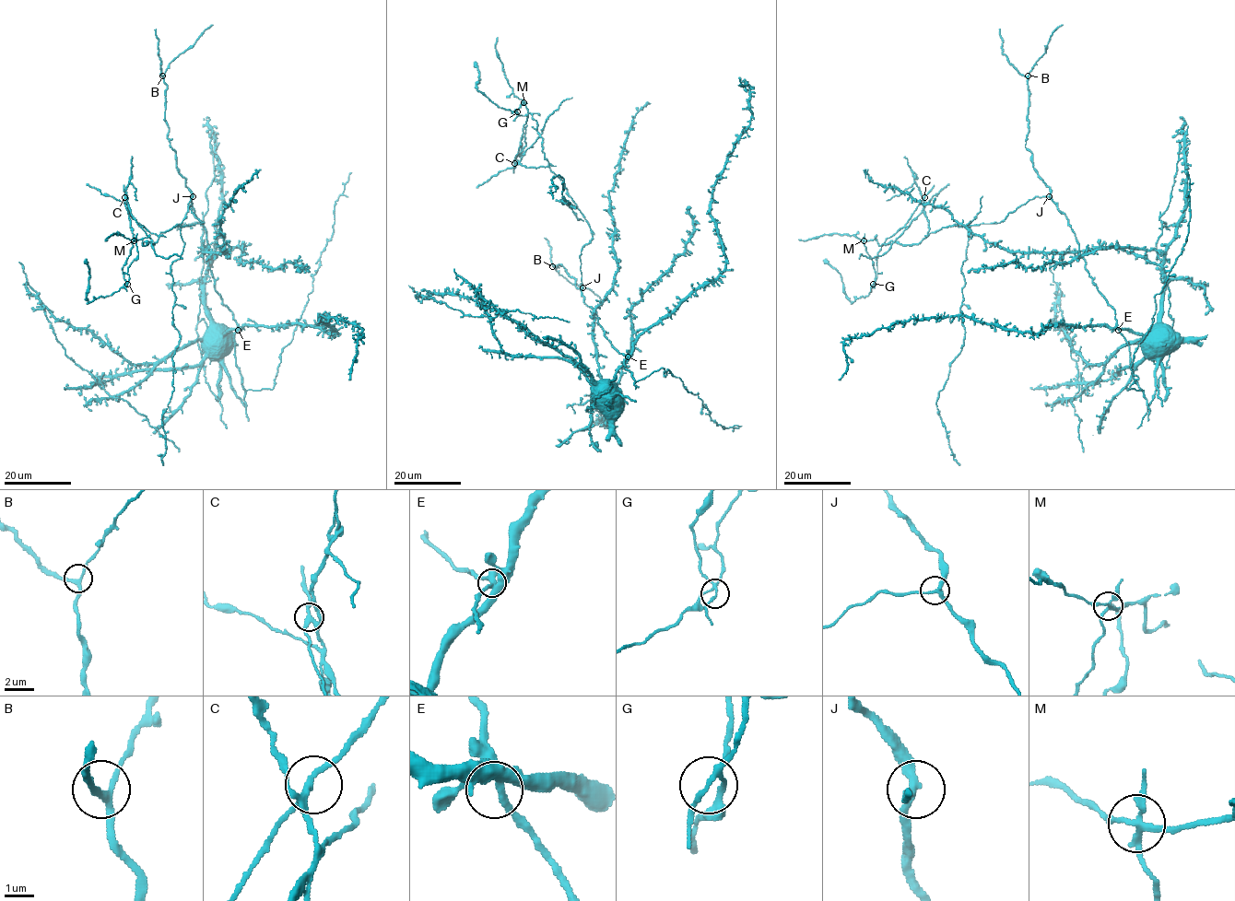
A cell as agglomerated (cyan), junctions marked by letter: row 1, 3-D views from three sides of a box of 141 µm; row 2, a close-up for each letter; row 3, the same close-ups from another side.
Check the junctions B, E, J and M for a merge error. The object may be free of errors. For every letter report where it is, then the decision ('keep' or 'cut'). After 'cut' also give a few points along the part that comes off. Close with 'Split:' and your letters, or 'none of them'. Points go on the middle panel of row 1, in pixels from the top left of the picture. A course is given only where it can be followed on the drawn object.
B: (552, 266) | keep
E: (628, 356) | keep
J: (582, 287) | keep
M: (523, 102) | cut | (523, 102), (512, 112), (528, 116), (514, 157), (518, 163), (542, 133), (546, 119), (563, 100), (572, 98)
Split: M

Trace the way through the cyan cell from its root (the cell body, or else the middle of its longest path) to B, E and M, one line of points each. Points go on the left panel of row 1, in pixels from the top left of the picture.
B: (216, 347), (214, 339), (238, 324), (214, 289), (206, 231), (176, 168), (162, 76)
E: (216, 347), (213, 347), (214, 338), (238, 330)
M: (216, 347), (214, 339), (238, 324), (214, 289), (192, 197), (202, 224), (172, 227), (152, 245), (134, 240)

